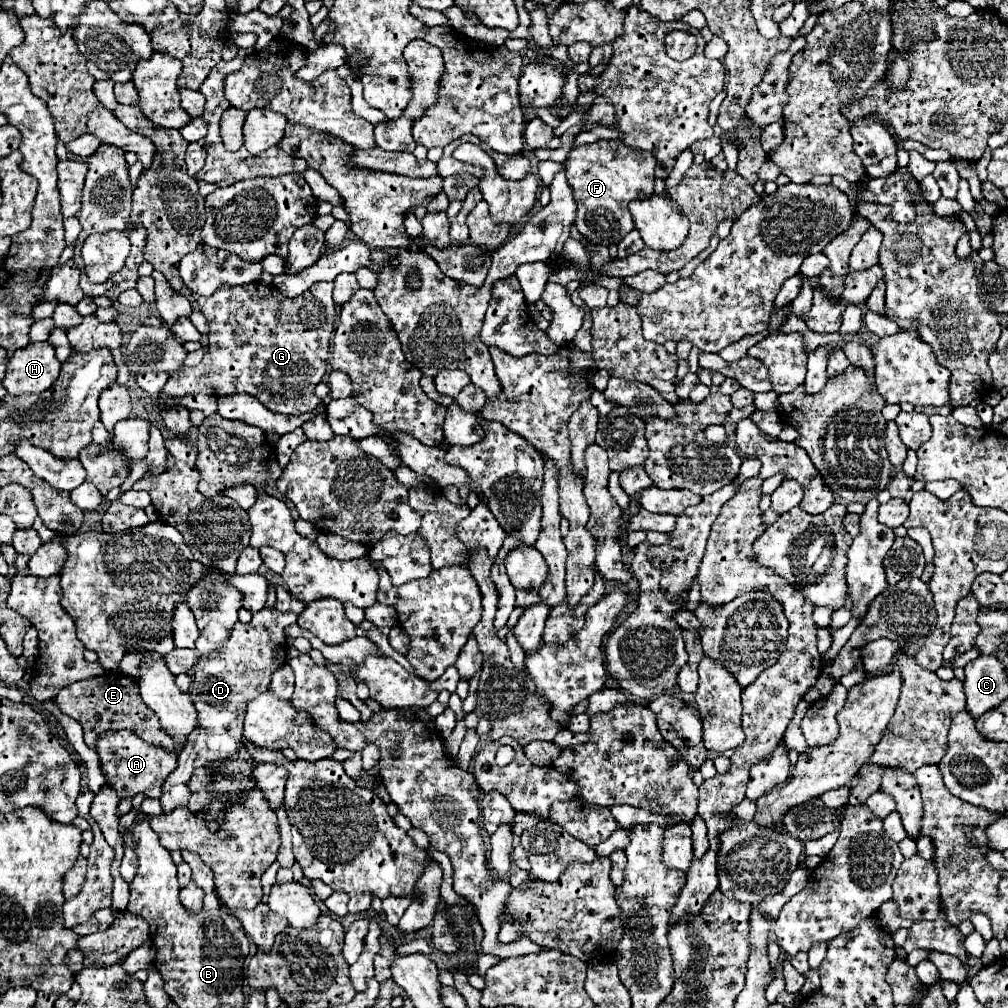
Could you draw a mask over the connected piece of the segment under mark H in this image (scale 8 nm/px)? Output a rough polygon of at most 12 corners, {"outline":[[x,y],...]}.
{"outline":[[50,343],[10,357],[2,385],[10,395],[40,393],[58,379]]}

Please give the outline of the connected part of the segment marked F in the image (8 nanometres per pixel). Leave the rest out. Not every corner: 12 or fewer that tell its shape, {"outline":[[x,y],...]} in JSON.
{"outline":[[618,139],[574,147],[576,229],[616,245],[628,203],[654,193],[652,153]]}

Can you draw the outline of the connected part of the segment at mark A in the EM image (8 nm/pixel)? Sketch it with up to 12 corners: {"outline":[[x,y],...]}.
{"outline":[[130,731],[100,733],[102,773],[120,799],[160,797],[176,769]]}

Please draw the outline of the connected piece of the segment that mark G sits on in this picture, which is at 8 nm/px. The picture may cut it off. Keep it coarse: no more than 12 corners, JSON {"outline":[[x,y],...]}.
{"outline":[[258,281],[194,297],[210,327],[166,395],[320,405],[332,283]]}

